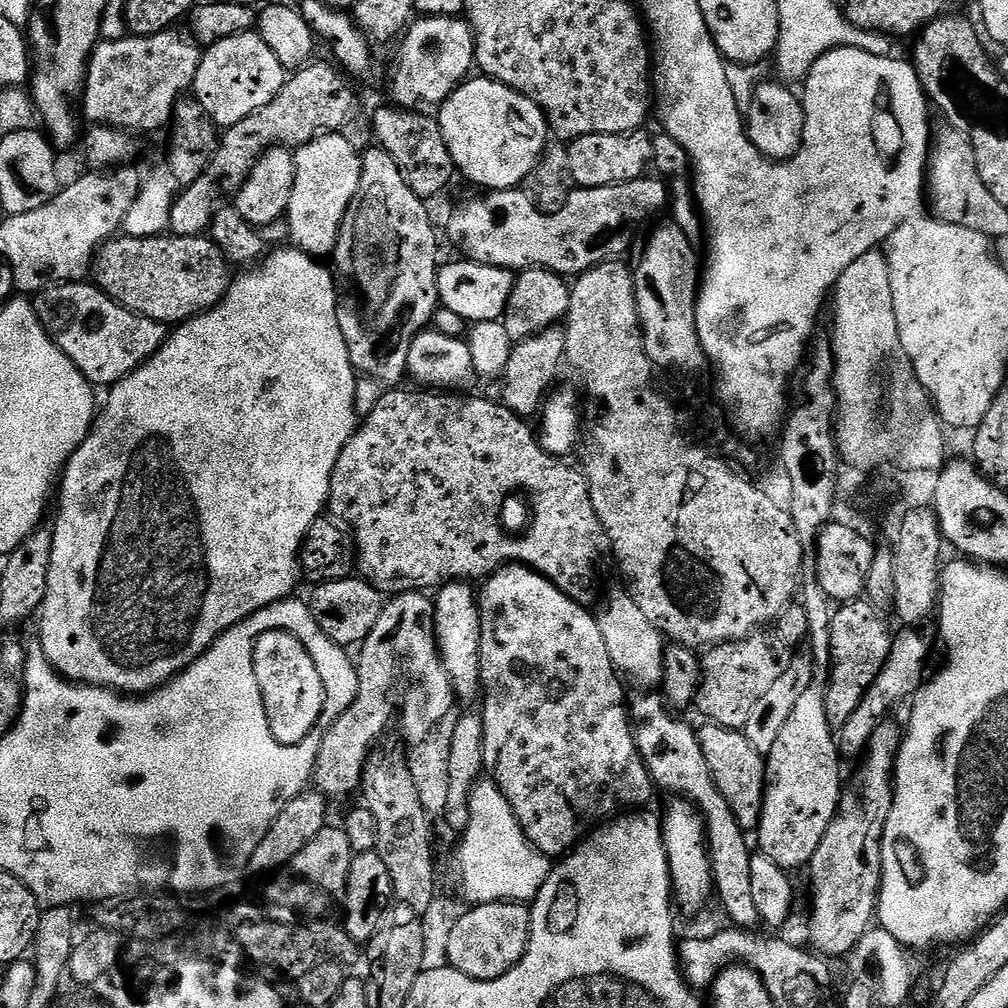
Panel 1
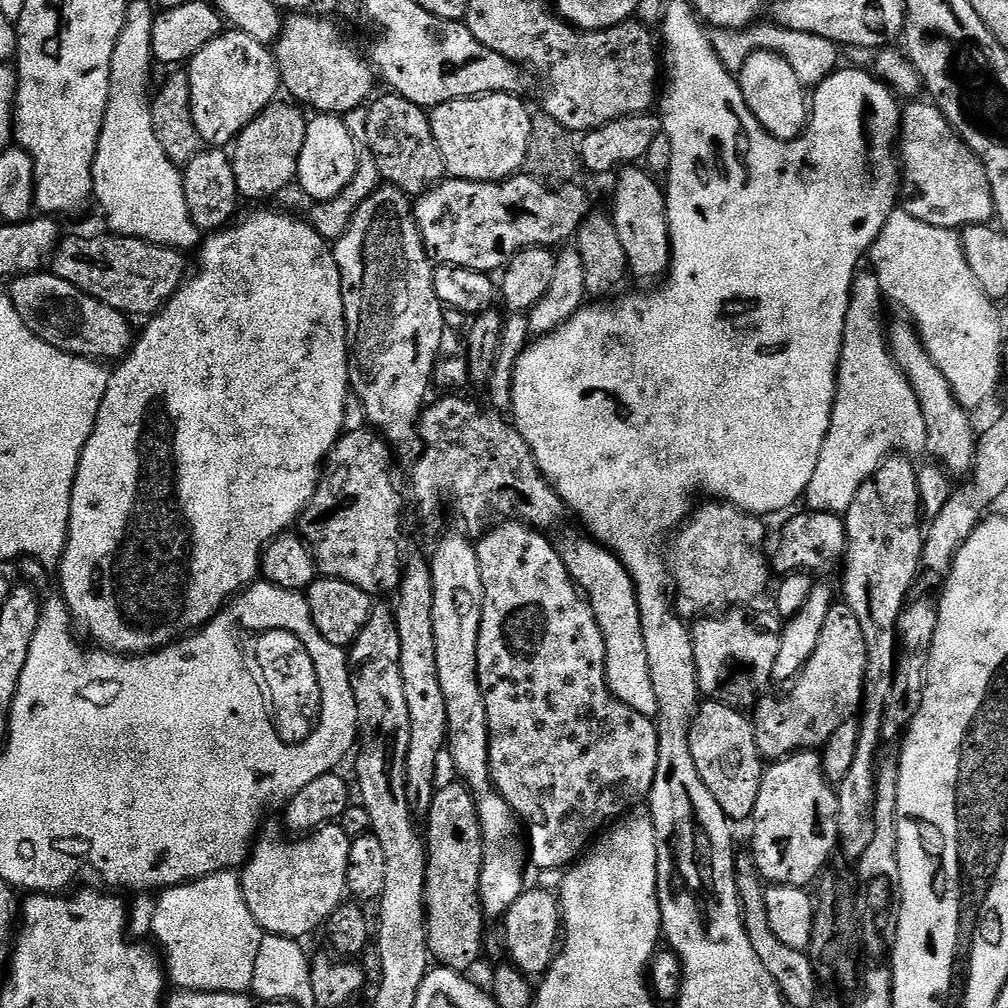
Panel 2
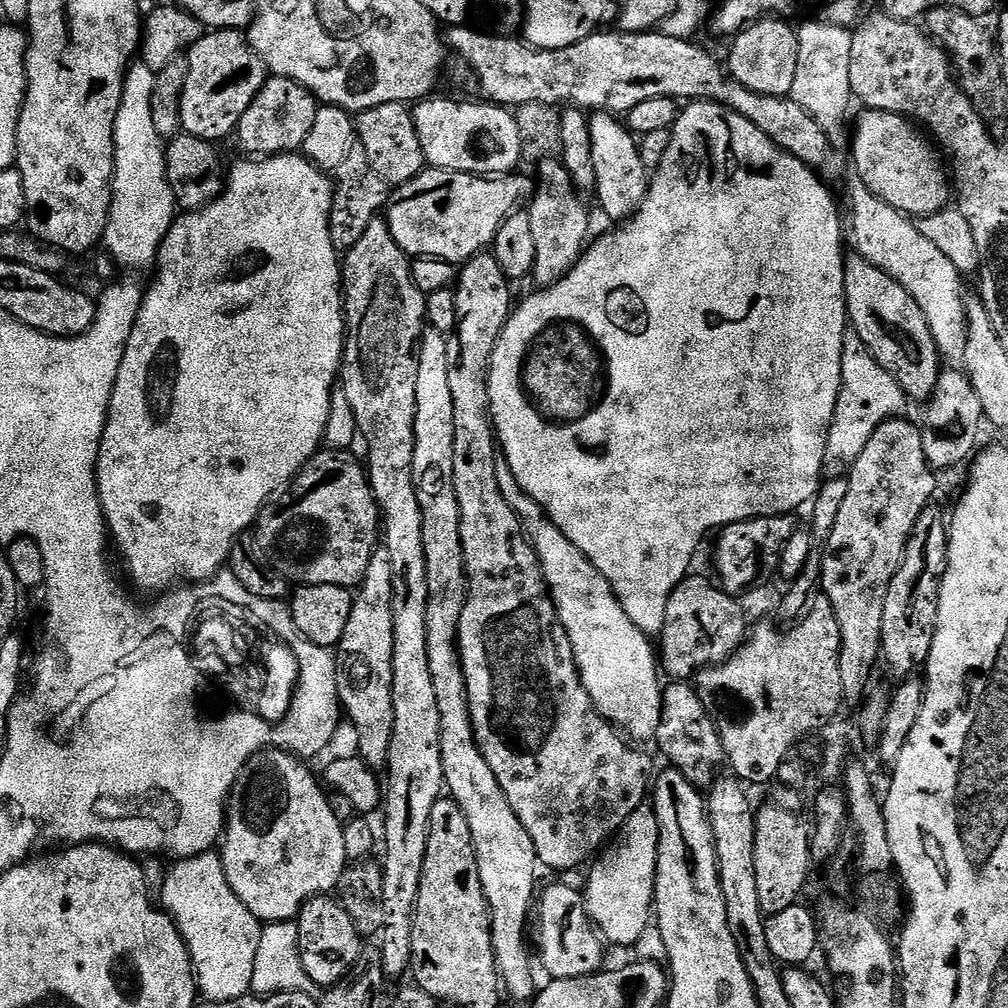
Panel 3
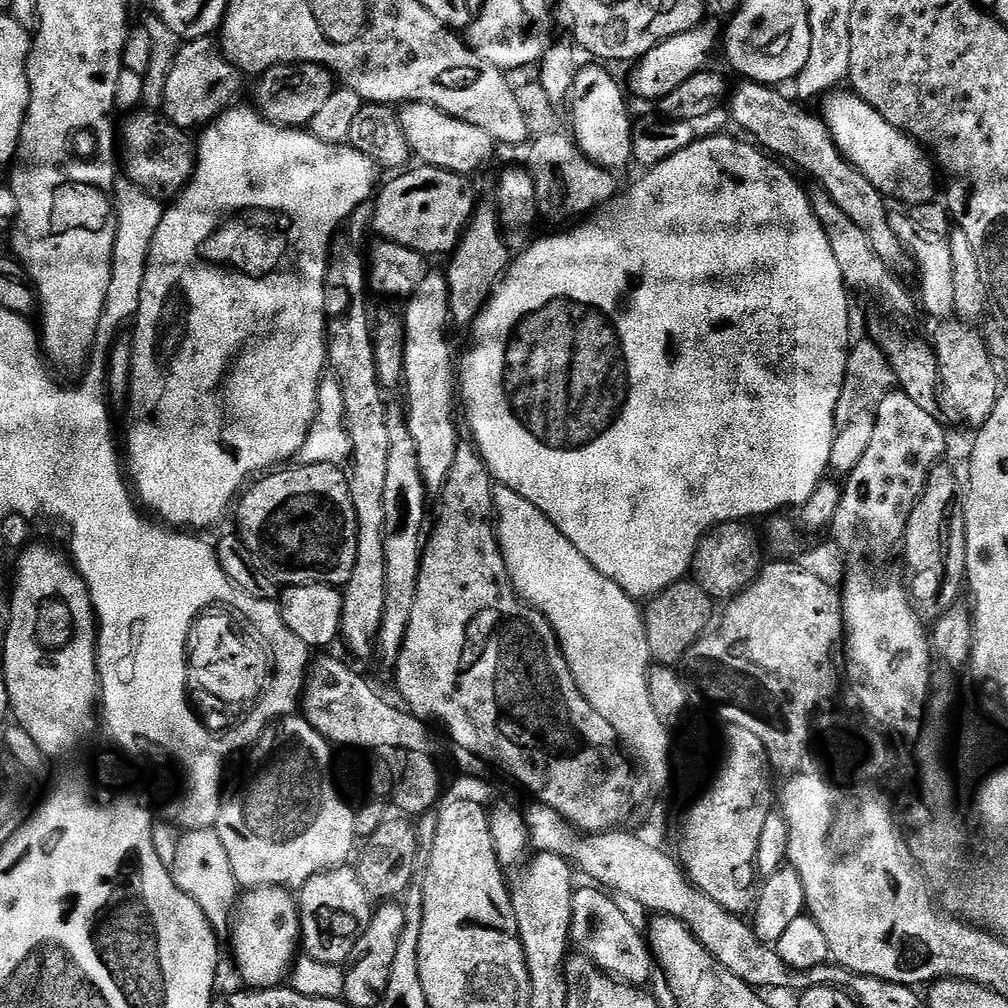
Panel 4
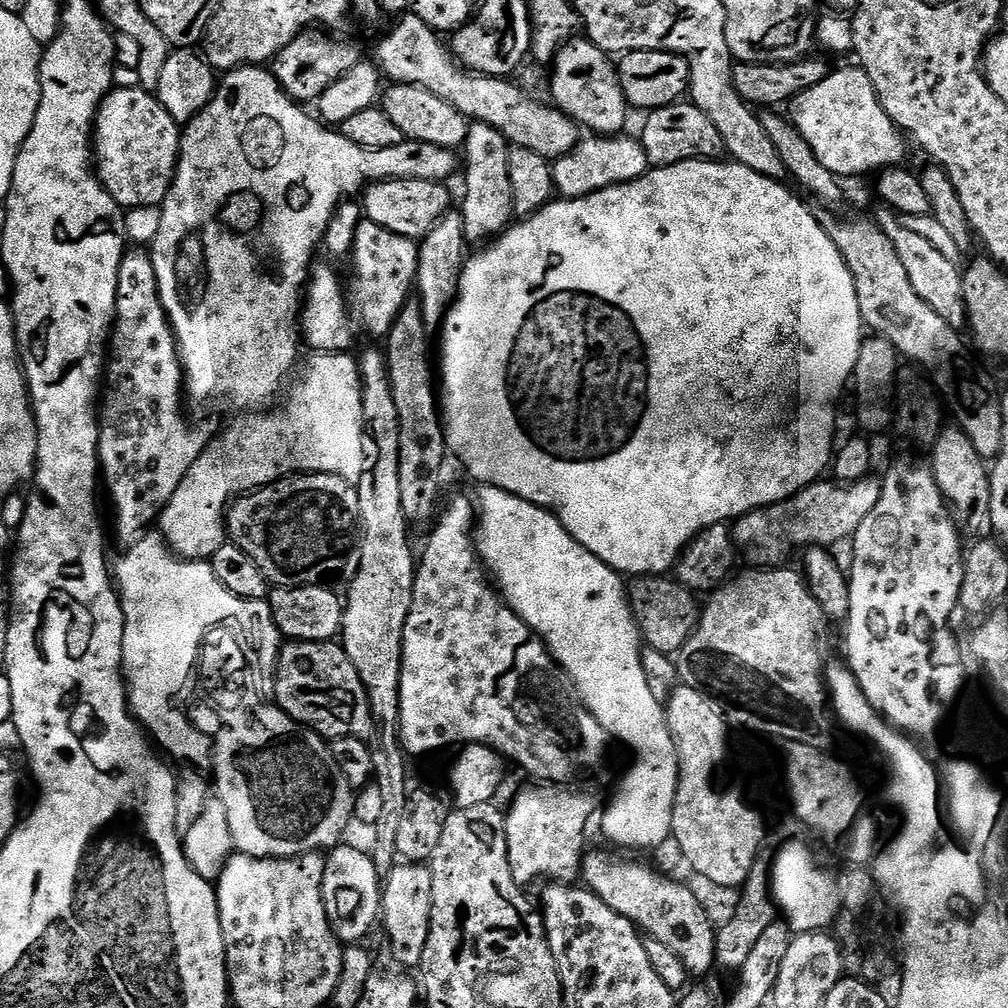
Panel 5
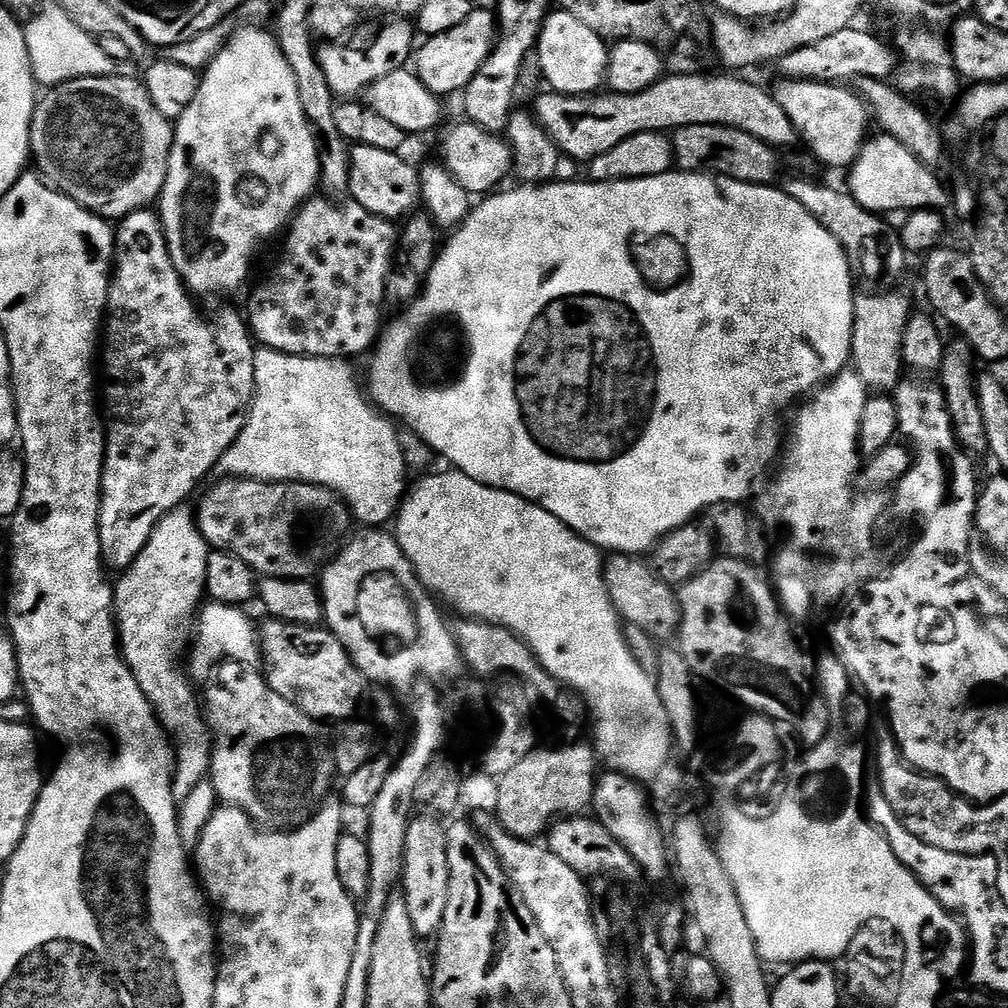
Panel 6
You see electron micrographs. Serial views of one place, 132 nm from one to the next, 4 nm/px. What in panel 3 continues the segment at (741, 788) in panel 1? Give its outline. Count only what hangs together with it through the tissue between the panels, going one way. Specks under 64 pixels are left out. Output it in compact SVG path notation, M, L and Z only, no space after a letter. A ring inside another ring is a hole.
M672 682L669 685L662 692L664 701L654 744L660 747L661 754L668 759L667 763L678 769L694 787L711 789L718 779L716 771L726 764L721 729L712 721L709 705L701 700L699 691L691 683Z

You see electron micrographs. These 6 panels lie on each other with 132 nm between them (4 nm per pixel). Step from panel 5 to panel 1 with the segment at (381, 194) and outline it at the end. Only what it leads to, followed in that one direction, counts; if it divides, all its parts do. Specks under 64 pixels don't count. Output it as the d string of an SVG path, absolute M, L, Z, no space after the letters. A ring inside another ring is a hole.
M641 178L631 180L630 182L622 182L614 186L602 186L601 188L581 188L577 187L568 195L568 204L562 206L562 210L553 212L539 212L536 209L536 203L532 197L524 190L513 190L511 192L493 192L489 191L485 200L472 200L469 204L464 204L452 217L448 220L448 236L461 248L463 255L469 260L477 260L479 264L489 264L490 266L498 266L499 268L511 268L513 270L527 270L529 268L548 268L551 272L557 272L558 275L565 278L575 278L581 276L586 270L590 270L599 264L606 263L607 260L614 260L623 257L623 252L632 244L632 235L636 232L639 224L647 222L651 216L656 216L660 211L667 209L670 204L669 185L663 179L648 180L649 178Z

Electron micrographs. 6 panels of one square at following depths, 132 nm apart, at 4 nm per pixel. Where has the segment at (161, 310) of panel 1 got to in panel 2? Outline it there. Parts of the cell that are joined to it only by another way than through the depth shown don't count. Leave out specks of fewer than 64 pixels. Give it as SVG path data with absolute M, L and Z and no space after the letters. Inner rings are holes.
M68 236L56 245L50 257L53 276L78 286L90 298L114 306L114 310L129 318L151 318L167 304L173 294L185 283L184 260L177 249L163 244L148 244L133 236Z

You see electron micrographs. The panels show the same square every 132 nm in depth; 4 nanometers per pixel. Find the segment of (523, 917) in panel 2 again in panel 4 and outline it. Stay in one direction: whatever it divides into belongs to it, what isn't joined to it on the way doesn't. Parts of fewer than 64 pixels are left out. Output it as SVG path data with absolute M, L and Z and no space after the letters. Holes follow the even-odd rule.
M596 886L588 887L577 887L572 894L571 943L580 947L577 948L579 955L593 960L612 979L631 986L647 985L654 975L654 968L650 963L650 948L645 933L633 922L627 911L624 913L615 904L617 901L607 891Z

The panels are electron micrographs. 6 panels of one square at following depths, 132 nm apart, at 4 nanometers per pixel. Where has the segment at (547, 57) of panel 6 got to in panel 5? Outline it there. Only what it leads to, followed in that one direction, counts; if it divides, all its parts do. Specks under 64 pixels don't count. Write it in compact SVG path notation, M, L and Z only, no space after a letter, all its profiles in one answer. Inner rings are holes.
M573 38L561 48L550 68L552 100L555 107L575 120L581 129L600 136L614 136L625 131L630 105L624 99L620 77L609 53L587 38Z

